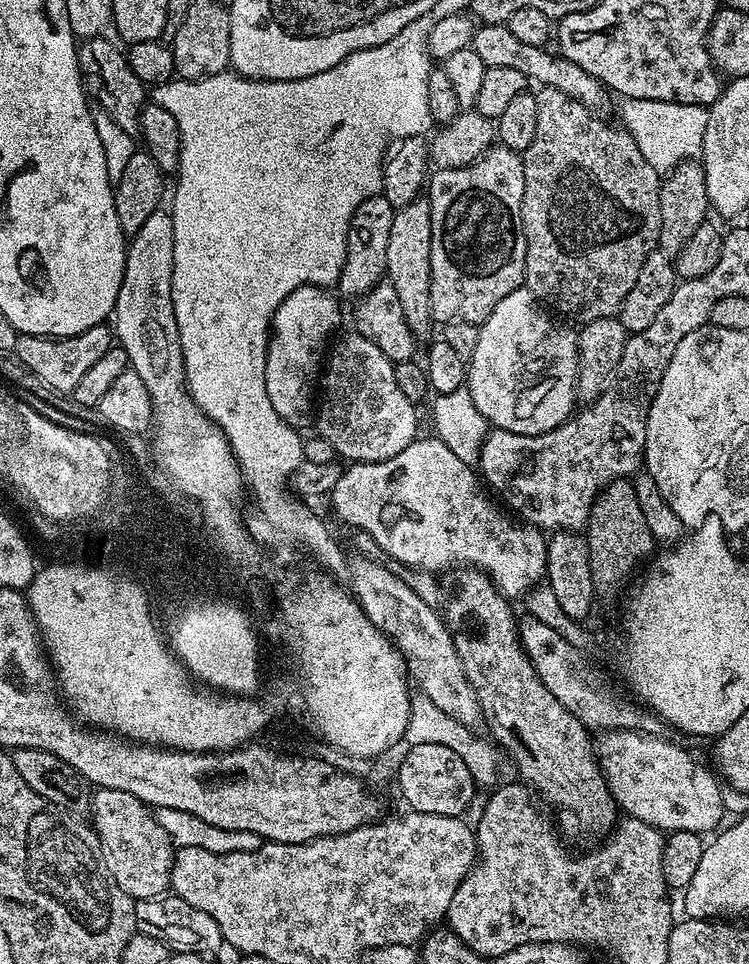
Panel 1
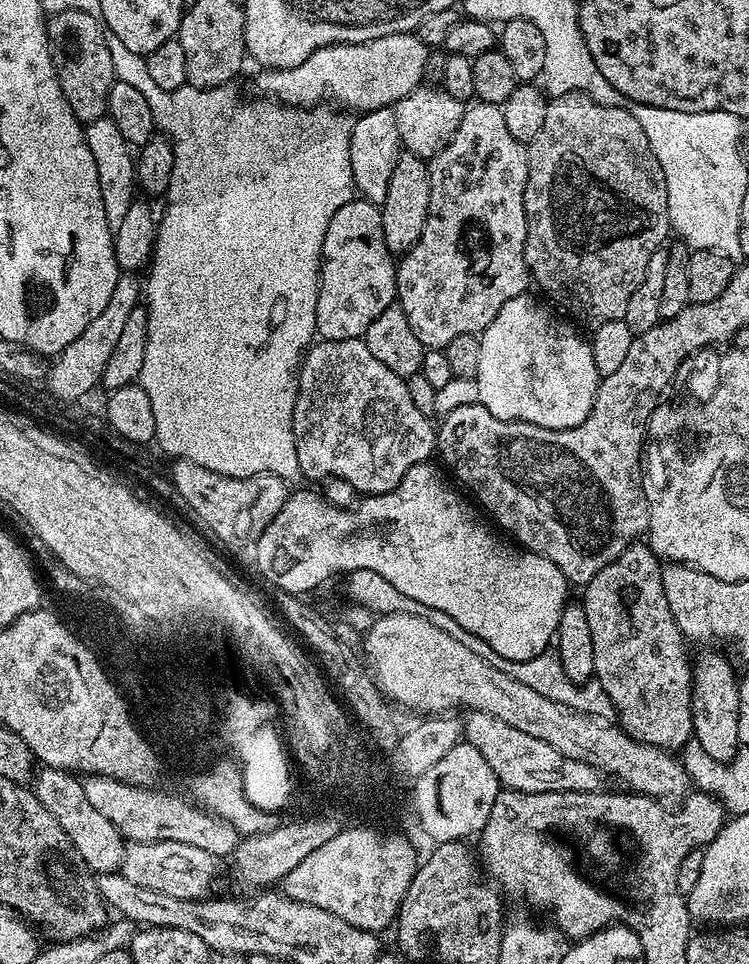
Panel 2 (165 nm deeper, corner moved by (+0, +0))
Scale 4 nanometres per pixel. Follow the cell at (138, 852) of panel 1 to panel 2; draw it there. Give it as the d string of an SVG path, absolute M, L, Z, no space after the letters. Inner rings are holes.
M41 767L34 776L34 791L42 806L46 806L46 810L50 810L54 818L58 818L58 824L66 830L70 842L74 842L78 854L82 854L86 867L96 874L116 872L119 869L126 841L114 822L107 820L97 807L90 804L84 793L83 783L73 773L65 772L63 768Z

